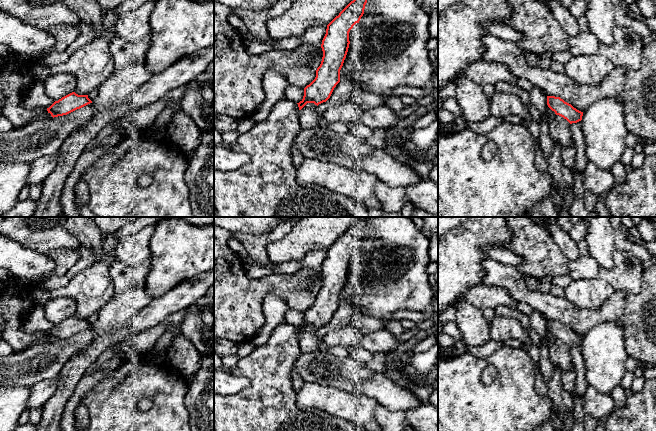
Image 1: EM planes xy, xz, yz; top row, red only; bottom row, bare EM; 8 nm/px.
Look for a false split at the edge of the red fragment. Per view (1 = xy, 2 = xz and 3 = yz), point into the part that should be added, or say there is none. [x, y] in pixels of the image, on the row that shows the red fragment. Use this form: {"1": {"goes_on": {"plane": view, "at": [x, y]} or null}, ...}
{"1": {"goes_on": null}, "2": {"goes_on": null}, "3": {"goes_on": null}}

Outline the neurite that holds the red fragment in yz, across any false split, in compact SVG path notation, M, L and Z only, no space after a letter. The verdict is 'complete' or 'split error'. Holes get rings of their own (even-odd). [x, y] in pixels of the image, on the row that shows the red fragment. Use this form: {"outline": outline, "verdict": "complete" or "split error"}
{"outline": "M547 96L547 105L555 112L556 115L563 117L570 124L577 123L582 120L583 112L577 110L560 97Z", "verdict": "complete"}

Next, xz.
{"outline": "M367 0L351 1L328 25L322 40L323 57L315 79L304 88L303 99L297 103L301 110L307 103L326 102L340 82L340 70L349 48L349 32L359 23Z", "verdict": "complete"}

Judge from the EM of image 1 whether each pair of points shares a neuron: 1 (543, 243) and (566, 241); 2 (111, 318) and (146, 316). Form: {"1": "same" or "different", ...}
{"1": "different", "2": "different"}

